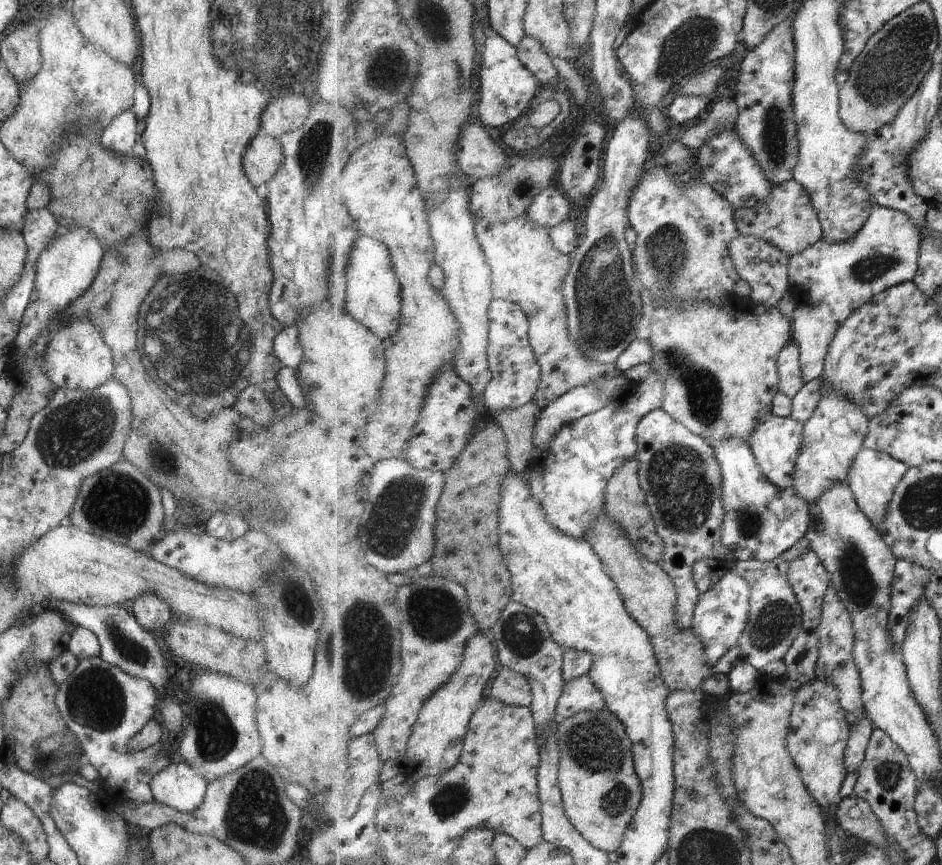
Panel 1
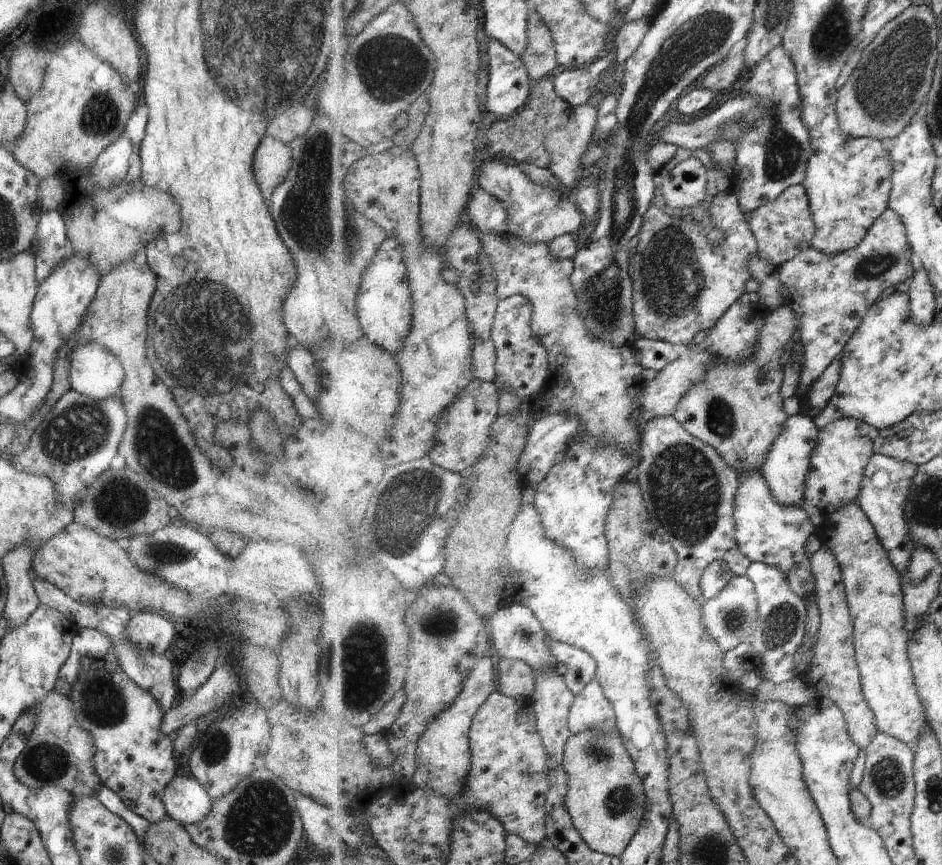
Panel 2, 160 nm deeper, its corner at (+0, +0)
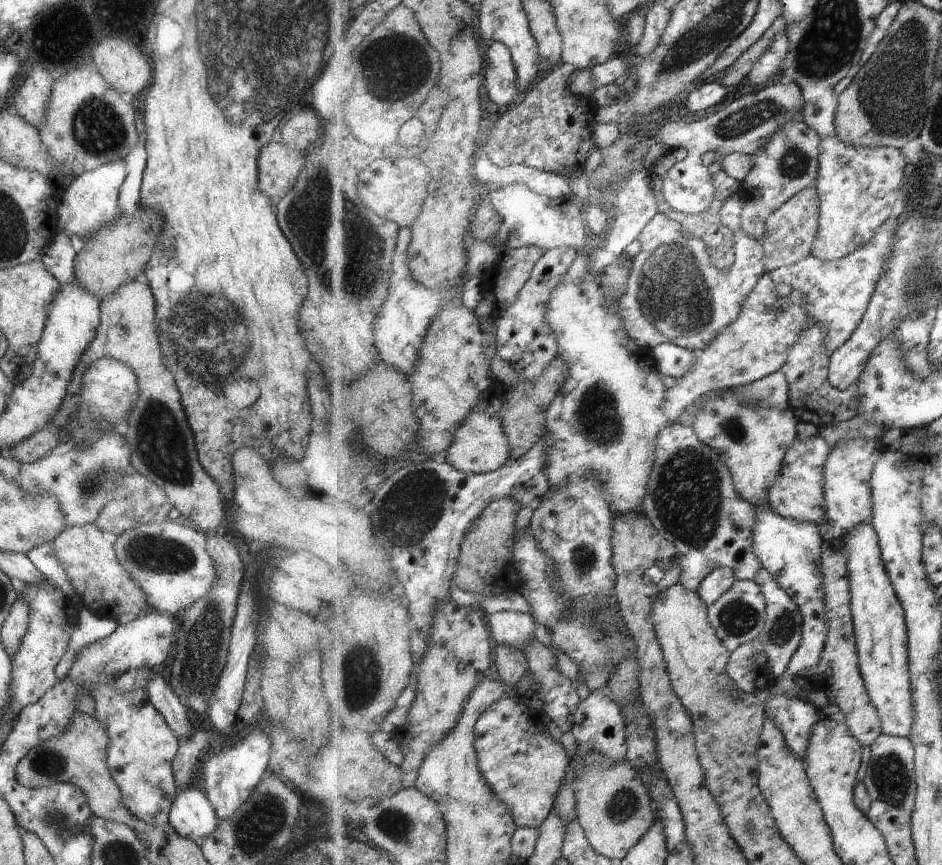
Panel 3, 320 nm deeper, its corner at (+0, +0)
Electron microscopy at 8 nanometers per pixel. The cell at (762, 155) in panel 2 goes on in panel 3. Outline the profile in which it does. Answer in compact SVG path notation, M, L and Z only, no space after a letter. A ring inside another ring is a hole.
M801 110L796 118L784 129L775 135L775 138L768 144L764 153L753 155L756 162L756 168L750 172L744 184L747 186L745 190L741 190L741 197L745 200L742 212L742 230L746 230L751 236L754 236L760 242L764 240L766 234L766 224L768 218L783 205L786 205L794 196L802 193L805 189L815 189L818 185L820 177L820 147L822 146L822 136L811 128L805 120L803 120L803 110Z

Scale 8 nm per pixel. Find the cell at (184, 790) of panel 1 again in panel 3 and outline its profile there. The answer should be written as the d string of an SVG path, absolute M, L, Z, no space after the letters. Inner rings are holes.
M185 787L176 794L168 812L168 823L182 837L198 842L218 825L214 808L203 792Z

